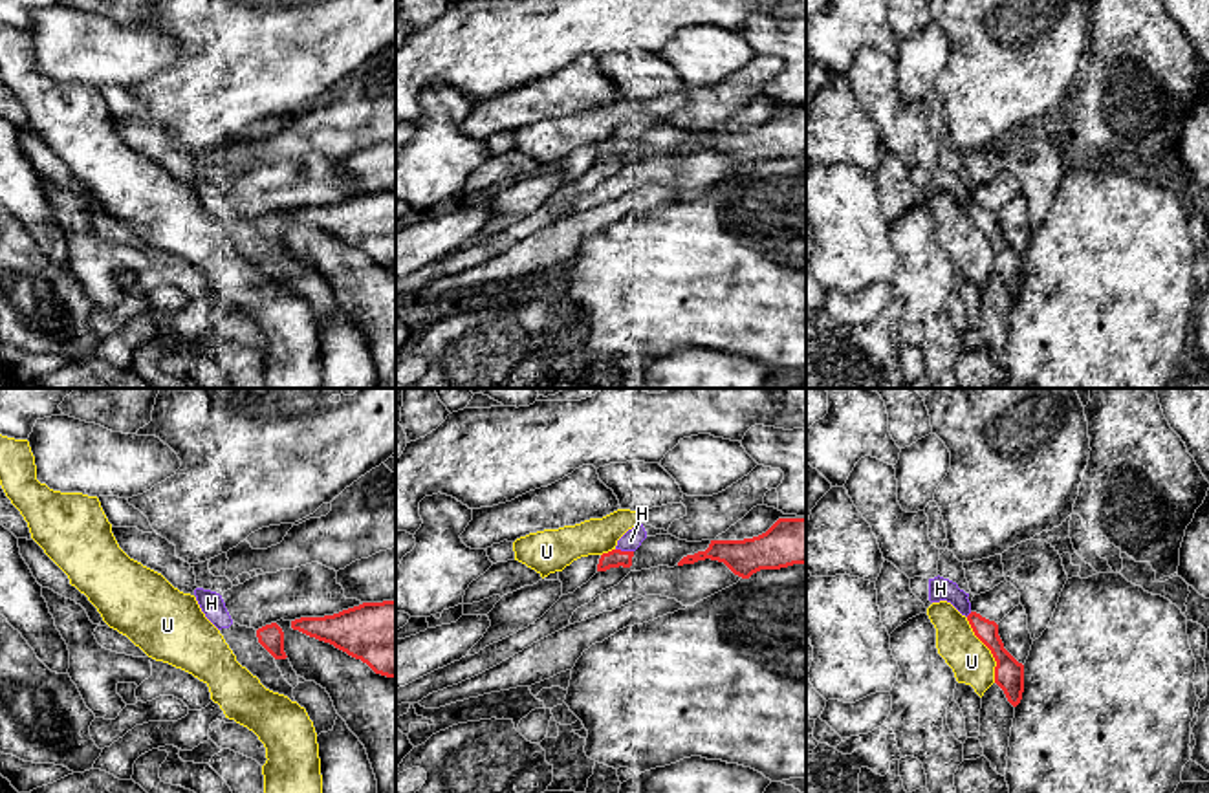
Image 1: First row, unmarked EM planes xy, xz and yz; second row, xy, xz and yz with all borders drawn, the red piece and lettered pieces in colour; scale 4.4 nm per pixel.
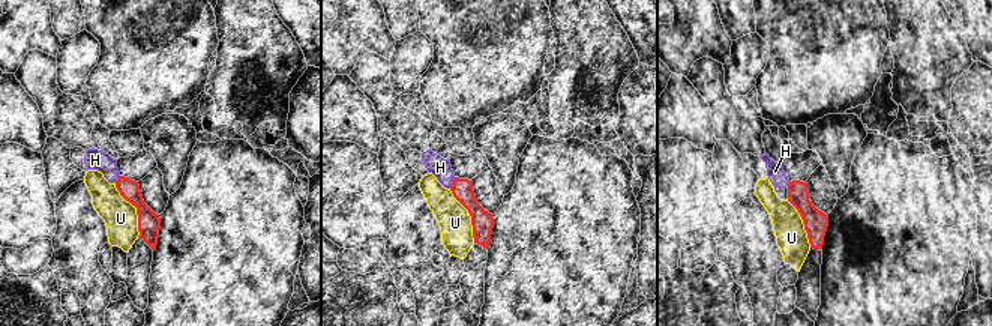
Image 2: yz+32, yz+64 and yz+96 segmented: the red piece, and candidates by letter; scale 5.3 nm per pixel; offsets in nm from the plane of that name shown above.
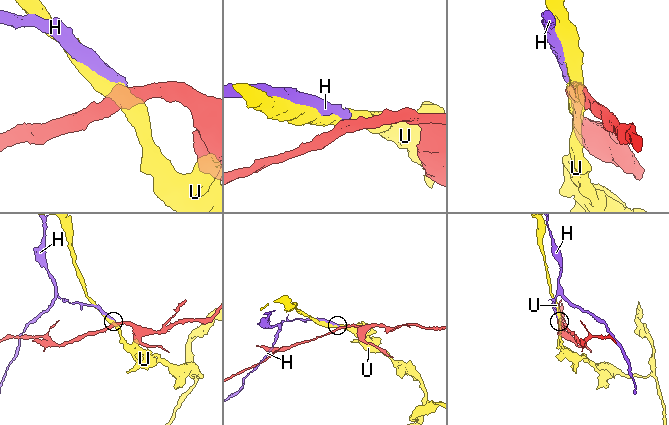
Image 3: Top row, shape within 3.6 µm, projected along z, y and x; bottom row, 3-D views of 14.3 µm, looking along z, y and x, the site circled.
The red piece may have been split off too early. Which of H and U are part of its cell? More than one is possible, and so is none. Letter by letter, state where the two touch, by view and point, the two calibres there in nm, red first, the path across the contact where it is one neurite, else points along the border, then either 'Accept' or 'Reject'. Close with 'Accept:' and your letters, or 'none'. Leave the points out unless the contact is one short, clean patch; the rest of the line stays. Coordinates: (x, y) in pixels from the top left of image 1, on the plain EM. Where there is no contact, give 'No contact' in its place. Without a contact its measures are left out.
H: Touches red at xz (625, 141). Thickness 80 nm (red) against 90 nm. Reject
U: Touches red at yz (990, 238). Thickness 130 nm (red) against 190 nm. Reject
Accept: none

